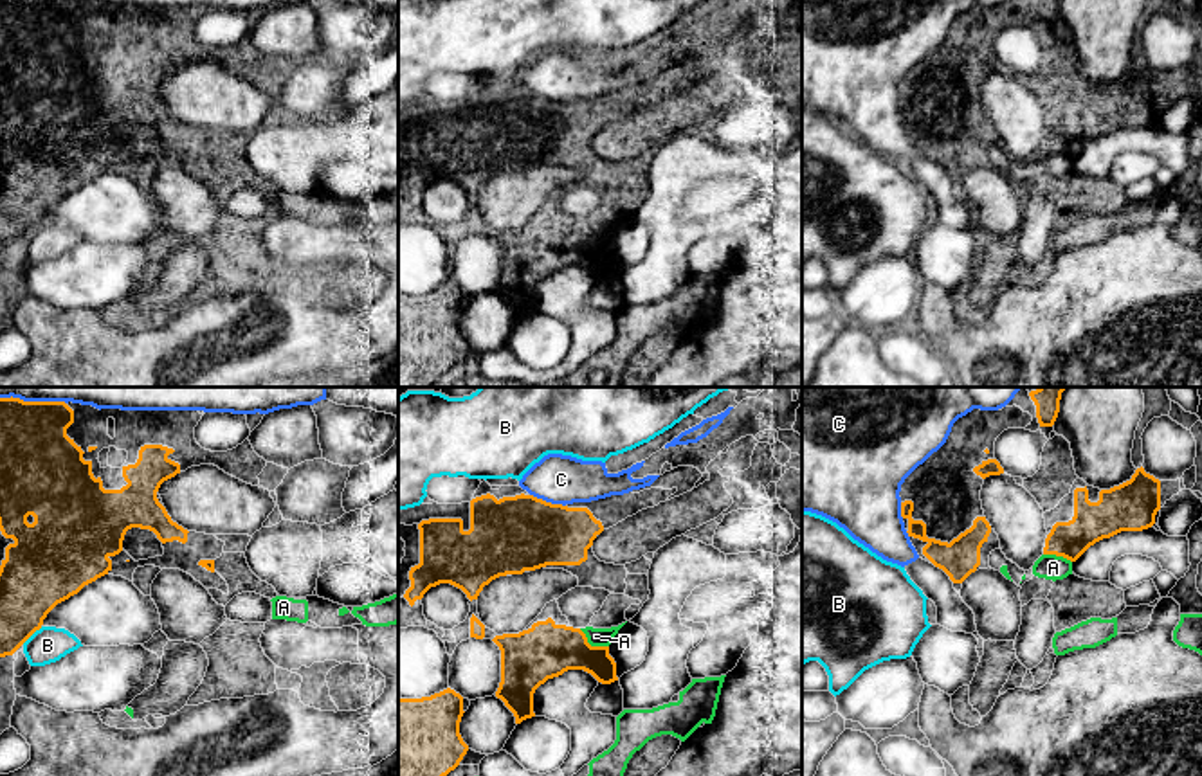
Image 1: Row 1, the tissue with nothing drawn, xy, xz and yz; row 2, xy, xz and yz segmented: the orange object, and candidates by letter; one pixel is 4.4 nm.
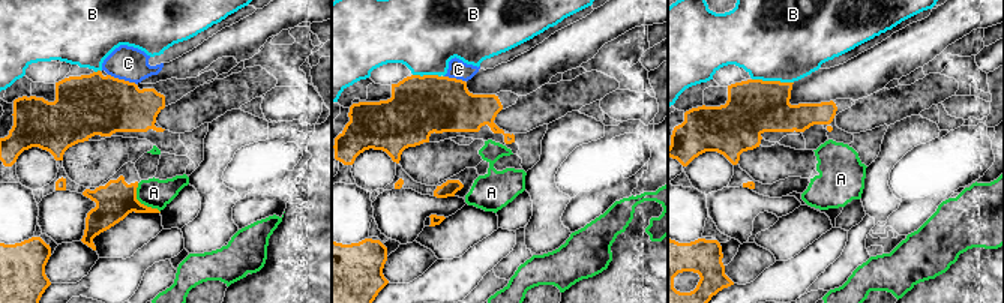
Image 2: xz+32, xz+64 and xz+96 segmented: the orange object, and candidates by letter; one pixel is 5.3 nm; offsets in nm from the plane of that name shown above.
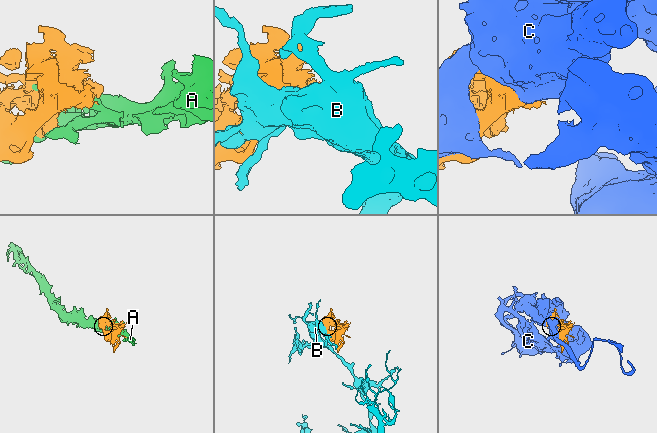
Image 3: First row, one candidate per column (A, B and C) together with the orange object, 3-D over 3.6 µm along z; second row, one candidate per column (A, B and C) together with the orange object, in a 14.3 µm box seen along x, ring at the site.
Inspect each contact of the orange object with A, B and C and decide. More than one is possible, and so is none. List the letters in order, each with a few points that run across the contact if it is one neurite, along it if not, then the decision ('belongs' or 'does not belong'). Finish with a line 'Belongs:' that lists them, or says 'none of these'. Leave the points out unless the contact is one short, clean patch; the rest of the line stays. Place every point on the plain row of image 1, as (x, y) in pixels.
A: does not belong
B: does not belong
C: does not belong
Belongs: none of these

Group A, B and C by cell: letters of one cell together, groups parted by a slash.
A / B / C

